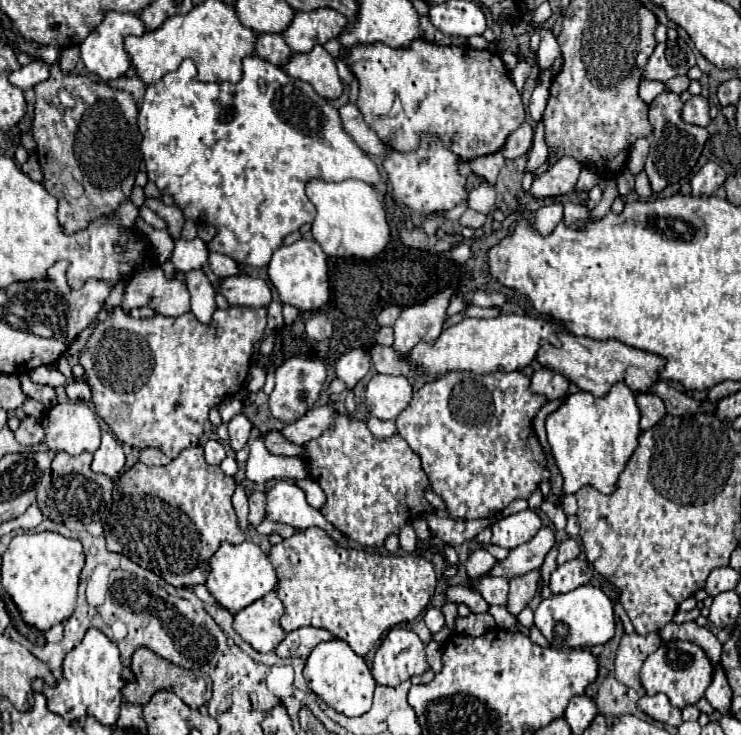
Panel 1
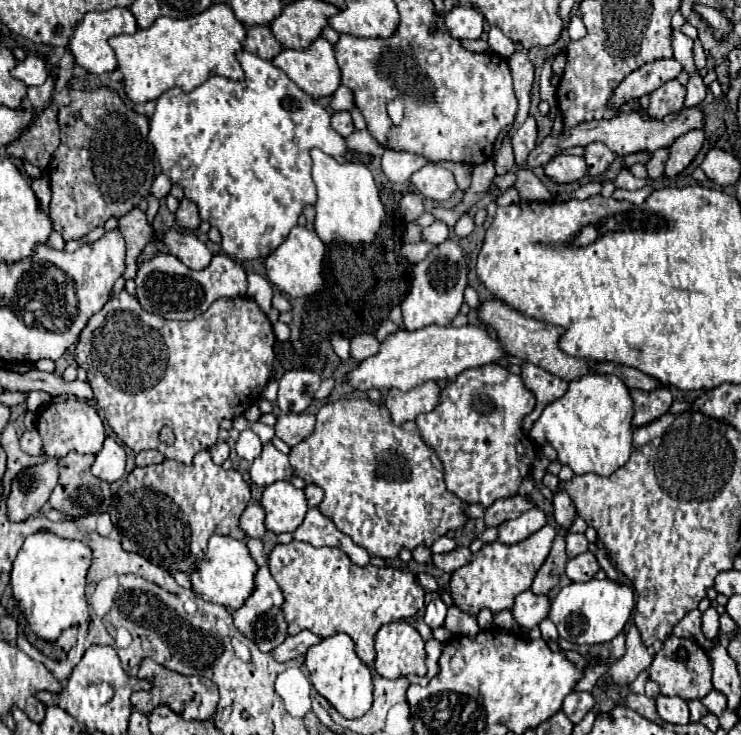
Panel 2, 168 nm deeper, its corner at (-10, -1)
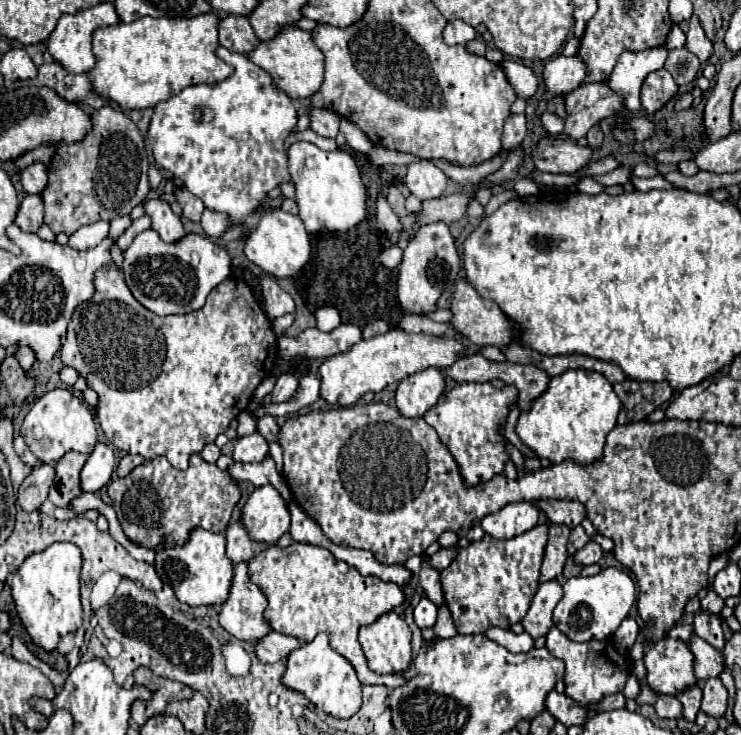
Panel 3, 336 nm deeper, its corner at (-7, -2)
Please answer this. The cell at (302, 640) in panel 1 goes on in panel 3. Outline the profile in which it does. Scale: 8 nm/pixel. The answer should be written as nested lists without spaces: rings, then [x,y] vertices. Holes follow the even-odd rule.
[[[271,630],[265,638],[257,640],[253,644],[255,654],[261,662],[279,662],[285,660],[289,656],[291,650],[295,650],[299,646],[299,640],[293,636],[285,636],[281,632]]]

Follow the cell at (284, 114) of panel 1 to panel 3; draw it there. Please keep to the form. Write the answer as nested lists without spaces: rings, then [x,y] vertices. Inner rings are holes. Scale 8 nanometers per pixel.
[[[219,46],[215,54],[233,66],[235,72],[215,84],[187,86],[169,100],[159,102],[155,106],[147,136],[153,142],[153,156],[157,166],[181,178],[185,188],[203,200],[205,208],[229,214],[231,224],[245,224],[245,234],[249,234],[261,216],[261,212],[255,212],[255,208],[265,200],[267,192],[277,188],[281,182],[291,182],[283,140],[291,134],[297,122],[297,114],[291,98],[279,90],[271,82],[271,76],[253,64],[245,54],[227,50],[223,46]]]

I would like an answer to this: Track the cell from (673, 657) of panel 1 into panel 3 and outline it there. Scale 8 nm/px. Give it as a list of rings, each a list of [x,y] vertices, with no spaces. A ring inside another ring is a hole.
[[[661,638],[645,652],[647,684],[657,694],[679,694],[697,684],[693,674],[693,654],[683,640]]]

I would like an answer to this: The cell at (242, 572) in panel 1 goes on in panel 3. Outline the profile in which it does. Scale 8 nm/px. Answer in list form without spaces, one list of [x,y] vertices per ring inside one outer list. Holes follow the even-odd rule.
[[[195,528],[183,546],[157,546],[155,572],[167,586],[173,588],[181,604],[221,606],[229,598],[229,586],[233,578],[233,564],[225,556],[225,536],[221,532],[215,534]]]

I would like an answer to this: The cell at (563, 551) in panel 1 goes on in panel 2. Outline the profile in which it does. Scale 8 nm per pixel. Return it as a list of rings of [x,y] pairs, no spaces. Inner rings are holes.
[[[568,533],[566,535],[566,553],[568,553],[568,559],[580,555],[580,553],[586,553],[588,551],[588,541],[584,537],[584,533]]]

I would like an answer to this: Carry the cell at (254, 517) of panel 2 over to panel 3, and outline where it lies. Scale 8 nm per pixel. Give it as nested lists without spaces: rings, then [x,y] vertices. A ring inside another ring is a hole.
[[[241,522],[233,524],[225,532],[227,536],[227,558],[237,564],[253,558],[253,540],[247,536],[247,530]]]

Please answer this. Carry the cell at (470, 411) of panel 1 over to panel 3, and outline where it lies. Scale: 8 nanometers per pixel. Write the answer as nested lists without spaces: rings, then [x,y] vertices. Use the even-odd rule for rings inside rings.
[[[463,382],[457,384],[451,392],[443,394],[439,404],[423,416],[425,422],[435,428],[441,442],[449,448],[449,452],[457,460],[467,486],[475,486],[477,482],[487,482],[495,474],[503,472],[503,466],[509,460],[503,442],[503,426],[507,420],[509,406],[515,400],[517,400],[515,386],[505,386],[497,390],[489,382],[485,384]]]

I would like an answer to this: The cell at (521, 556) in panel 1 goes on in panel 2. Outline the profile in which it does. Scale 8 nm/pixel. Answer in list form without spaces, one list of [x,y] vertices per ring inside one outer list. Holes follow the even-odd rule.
[[[544,525],[540,531],[536,531],[534,535],[516,545],[502,545],[496,541],[486,545],[482,551],[474,553],[472,563],[456,569],[452,575],[450,593],[454,605],[470,615],[478,615],[482,607],[488,607],[492,613],[498,613],[502,609],[512,609],[514,595],[530,589],[532,579],[536,577],[538,569],[542,567],[542,563],[550,553],[554,537],[556,531],[550,525]]]

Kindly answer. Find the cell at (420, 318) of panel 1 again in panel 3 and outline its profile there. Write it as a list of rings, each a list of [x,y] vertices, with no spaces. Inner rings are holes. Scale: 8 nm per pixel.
[[[435,222],[421,226],[415,232],[409,246],[403,250],[403,262],[399,266],[397,292],[403,310],[411,314],[425,314],[435,310],[439,294],[447,288],[447,284],[455,284],[457,272],[459,272],[459,254],[455,250],[455,242],[447,224]]]

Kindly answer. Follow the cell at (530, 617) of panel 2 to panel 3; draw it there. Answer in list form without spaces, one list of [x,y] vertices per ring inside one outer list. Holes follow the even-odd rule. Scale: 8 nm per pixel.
[[[549,580],[539,586],[539,592],[535,594],[529,612],[523,618],[525,632],[529,632],[533,638],[545,636],[553,628],[553,608],[561,600],[561,582]]]

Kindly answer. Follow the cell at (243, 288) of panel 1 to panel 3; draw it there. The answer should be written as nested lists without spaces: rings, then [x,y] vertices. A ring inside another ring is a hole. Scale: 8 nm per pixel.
[[[149,228],[137,234],[123,252],[123,276],[131,294],[151,312],[159,316],[189,314],[205,304],[207,294],[231,274],[229,254],[213,244],[207,236],[189,232],[181,242],[163,242]]]

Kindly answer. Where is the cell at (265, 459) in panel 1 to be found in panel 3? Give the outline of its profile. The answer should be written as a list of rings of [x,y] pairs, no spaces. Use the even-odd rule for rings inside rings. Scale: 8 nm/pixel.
[[[267,456],[263,462],[259,464],[239,464],[239,462],[233,462],[229,468],[227,468],[227,474],[233,478],[233,480],[247,480],[255,486],[265,486],[267,482],[277,488],[283,496],[289,492],[287,490],[287,484],[283,482],[283,476],[277,472],[277,466],[273,462],[271,456]]]

